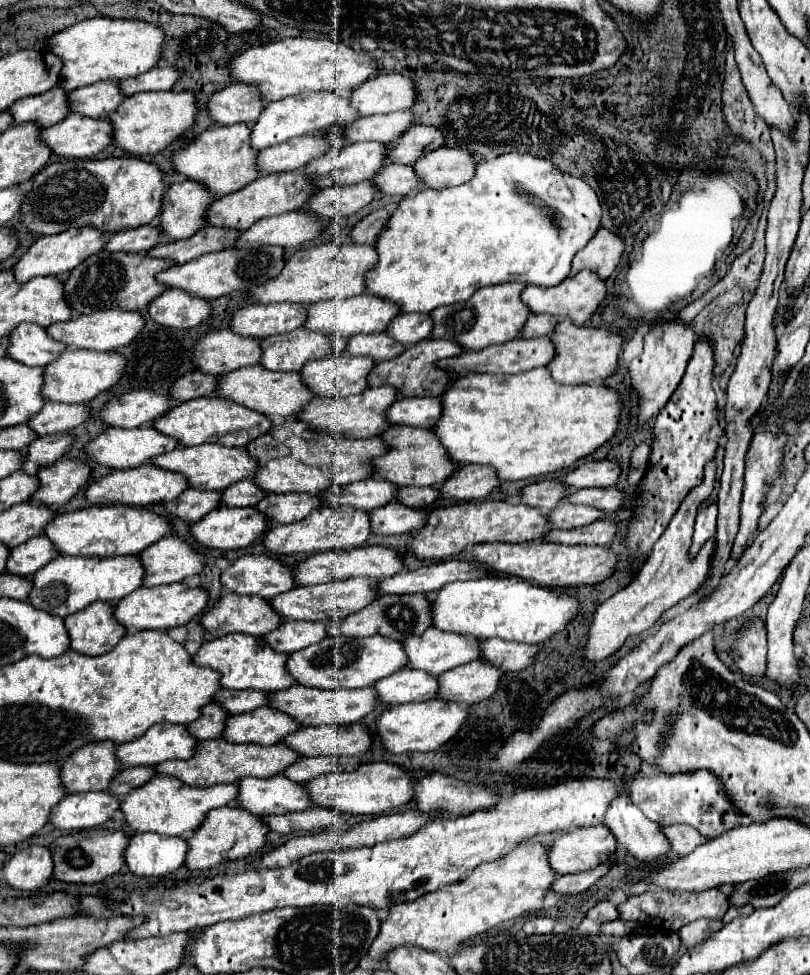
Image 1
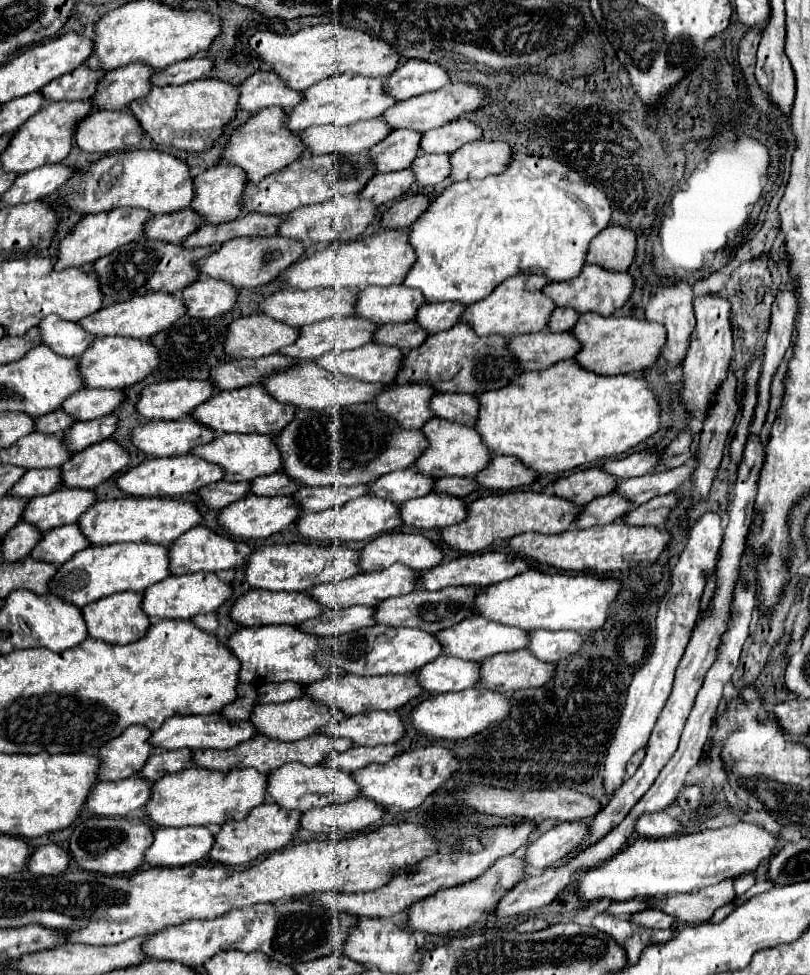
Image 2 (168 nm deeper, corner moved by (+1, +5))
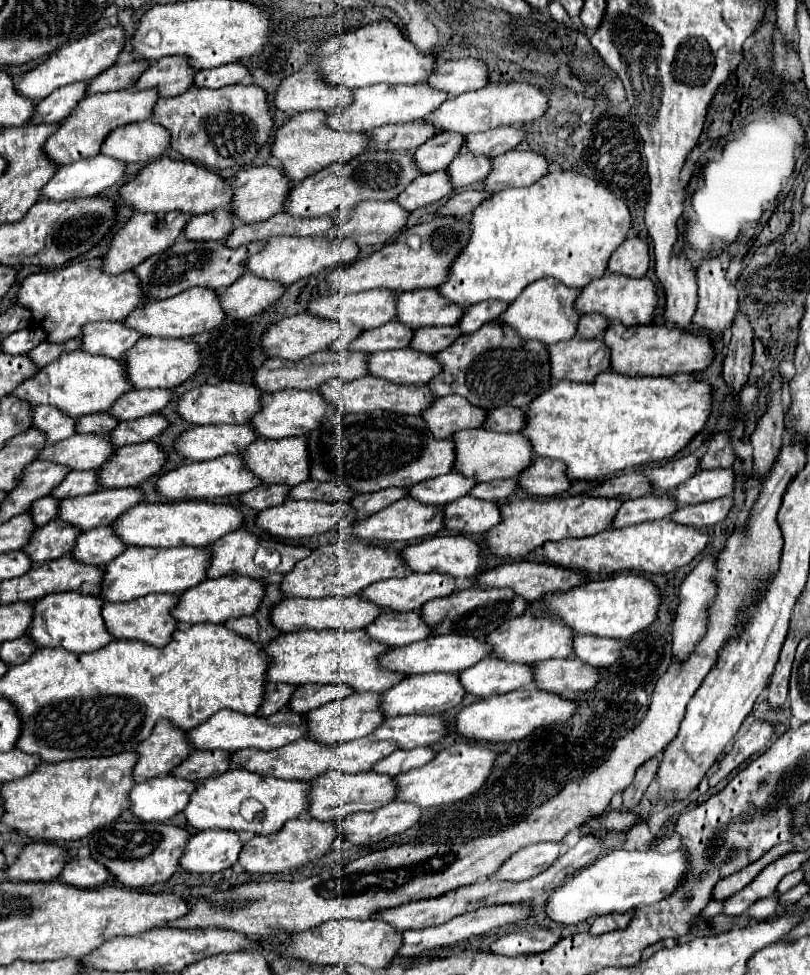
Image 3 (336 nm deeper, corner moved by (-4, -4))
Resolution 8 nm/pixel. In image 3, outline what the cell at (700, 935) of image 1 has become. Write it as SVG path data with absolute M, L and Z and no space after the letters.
M772 893L770 897L766 897L766 899L762 899L762 901L756 901L756 903L748 909L748 915L750 915L750 917L758 917L758 919L764 919L764 917L772 915L772 913L776 911L778 899L780 899L780 895L778 895L778 893Z

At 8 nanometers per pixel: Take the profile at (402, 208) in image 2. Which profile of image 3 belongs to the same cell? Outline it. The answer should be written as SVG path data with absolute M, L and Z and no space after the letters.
M460 191L454 197L450 197L450 201L440 209L442 213L450 213L450 215L468 215L472 213L482 201L486 201L490 197L488 191Z

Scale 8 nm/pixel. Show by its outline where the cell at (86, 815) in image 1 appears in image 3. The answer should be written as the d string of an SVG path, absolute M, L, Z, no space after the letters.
M176 775L146 779L132 789L130 811L142 821L168 821L184 811L194 789L194 781Z

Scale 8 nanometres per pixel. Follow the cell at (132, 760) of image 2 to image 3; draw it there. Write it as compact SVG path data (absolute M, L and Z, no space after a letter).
M162 719L156 725L154 733L136 747L136 753L138 753L138 763L134 767L136 781L168 775L190 755L186 731Z

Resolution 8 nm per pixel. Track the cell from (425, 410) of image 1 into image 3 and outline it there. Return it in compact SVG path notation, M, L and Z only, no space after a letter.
M498 407L488 411L488 419L484 423L490 431L520 431L526 427L526 411L516 407Z

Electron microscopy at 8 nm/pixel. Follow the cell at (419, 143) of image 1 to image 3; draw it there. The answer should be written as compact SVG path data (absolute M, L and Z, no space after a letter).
M496 127L490 131L482 131L482 133L470 133L466 137L466 145L464 149L474 153L474 155L502 155L510 149L514 149L516 145L520 145L526 137L524 129L518 127Z

